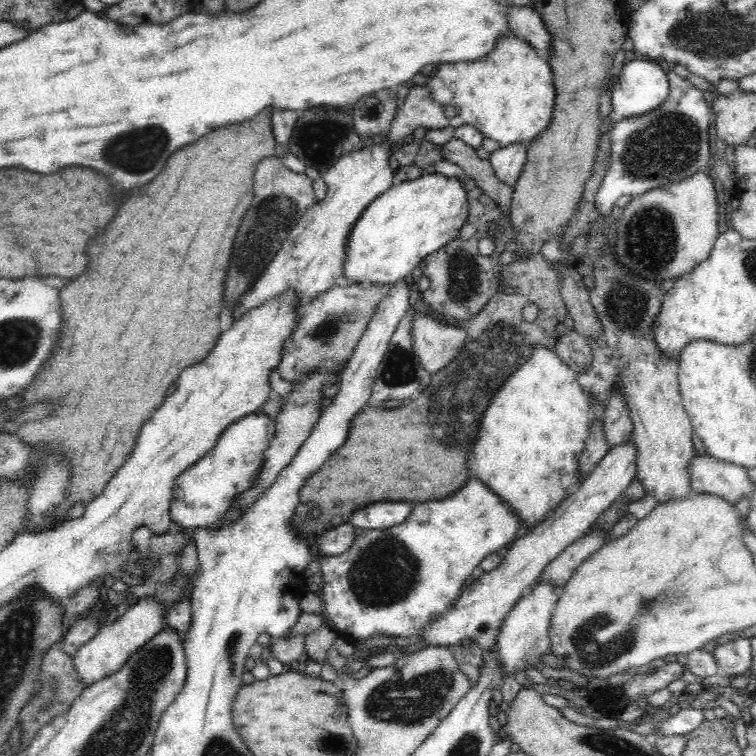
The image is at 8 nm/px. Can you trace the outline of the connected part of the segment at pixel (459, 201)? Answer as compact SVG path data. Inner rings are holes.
M442 174L422 175L418 179L393 184L386 192L374 198L352 225L345 244L341 282L380 285L398 282L410 274L415 266L419 266L419 262L425 256L438 251L456 238L467 218L468 203L465 188L458 177L449 178Z

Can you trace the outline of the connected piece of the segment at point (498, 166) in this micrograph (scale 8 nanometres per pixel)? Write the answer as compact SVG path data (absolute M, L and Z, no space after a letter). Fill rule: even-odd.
M514 142L489 154L488 160L500 182L515 188L527 159L528 144Z

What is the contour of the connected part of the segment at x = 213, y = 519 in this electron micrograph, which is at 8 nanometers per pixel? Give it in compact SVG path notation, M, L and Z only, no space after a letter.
M254 412L247 416L242 416L236 422L232 422L228 428L220 435L220 440L214 444L207 456L191 464L182 474L177 476L173 488L172 500L170 503L170 519L184 528L206 529L218 523L232 508L236 498L252 488L256 484L256 476L262 470L265 453L274 439L275 423L271 418L262 413Z

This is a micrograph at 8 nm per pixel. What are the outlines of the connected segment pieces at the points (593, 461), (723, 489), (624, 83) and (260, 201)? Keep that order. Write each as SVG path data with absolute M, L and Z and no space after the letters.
M593 417L591 426L589 428L588 440L586 440L585 450L582 456L580 456L580 462L578 462L578 482L574 486L568 488L568 495L572 495L578 488L578 485L588 476L589 472L608 454L609 445L604 435L603 422Z
M708 452L705 456L695 454L695 458L688 462L688 471L690 471L690 487L695 493L711 494L730 504L735 504L742 498L751 498L754 492L755 484L750 481L747 468L714 459L708 455Z
M649 59L630 60L624 64L611 90L611 105L613 118L628 118L650 112L653 108L659 107L669 93L669 82L667 74L658 63Z
M272 155L262 159L257 164L256 173L253 177L253 201L246 214L244 214L240 232L238 232L234 248L232 248L230 263L228 264L228 270L226 270L226 278L224 278L222 295L224 295L225 300L222 315L220 316L220 328L223 332L230 328L232 320L234 320L230 314L235 310L240 295L246 292L264 272L268 263L273 259L272 256L276 256L282 243L288 238L288 234L292 232L292 228L302 220L302 216L306 214L307 210L316 204L318 195L319 193L314 193L312 181L307 178L306 174L291 172L280 158Z

